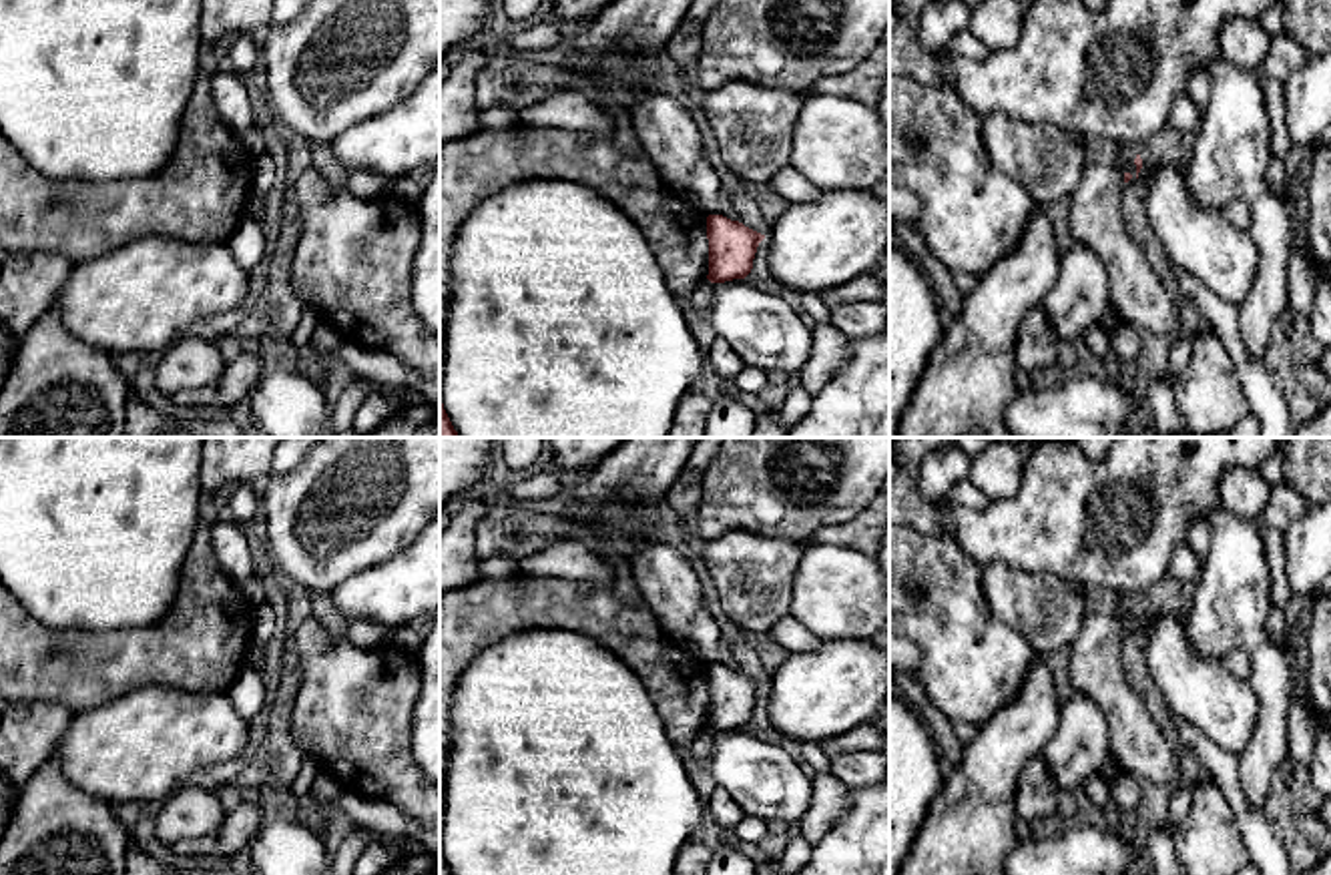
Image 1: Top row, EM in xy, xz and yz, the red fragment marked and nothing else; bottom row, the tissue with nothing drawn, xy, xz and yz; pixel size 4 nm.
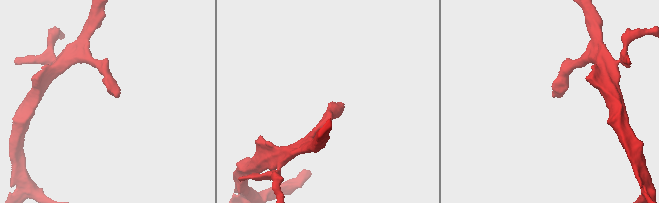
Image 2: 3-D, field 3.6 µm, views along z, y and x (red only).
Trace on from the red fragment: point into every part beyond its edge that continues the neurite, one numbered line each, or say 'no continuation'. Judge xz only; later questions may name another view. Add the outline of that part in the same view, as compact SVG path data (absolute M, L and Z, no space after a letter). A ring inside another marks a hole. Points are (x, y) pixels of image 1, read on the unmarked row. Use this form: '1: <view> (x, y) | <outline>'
no continuation

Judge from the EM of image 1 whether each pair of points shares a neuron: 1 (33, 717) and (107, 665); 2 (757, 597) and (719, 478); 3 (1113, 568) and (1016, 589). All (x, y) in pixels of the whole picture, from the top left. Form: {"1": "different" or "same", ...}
{"1": "different", "2": "different", "3": "different"}

